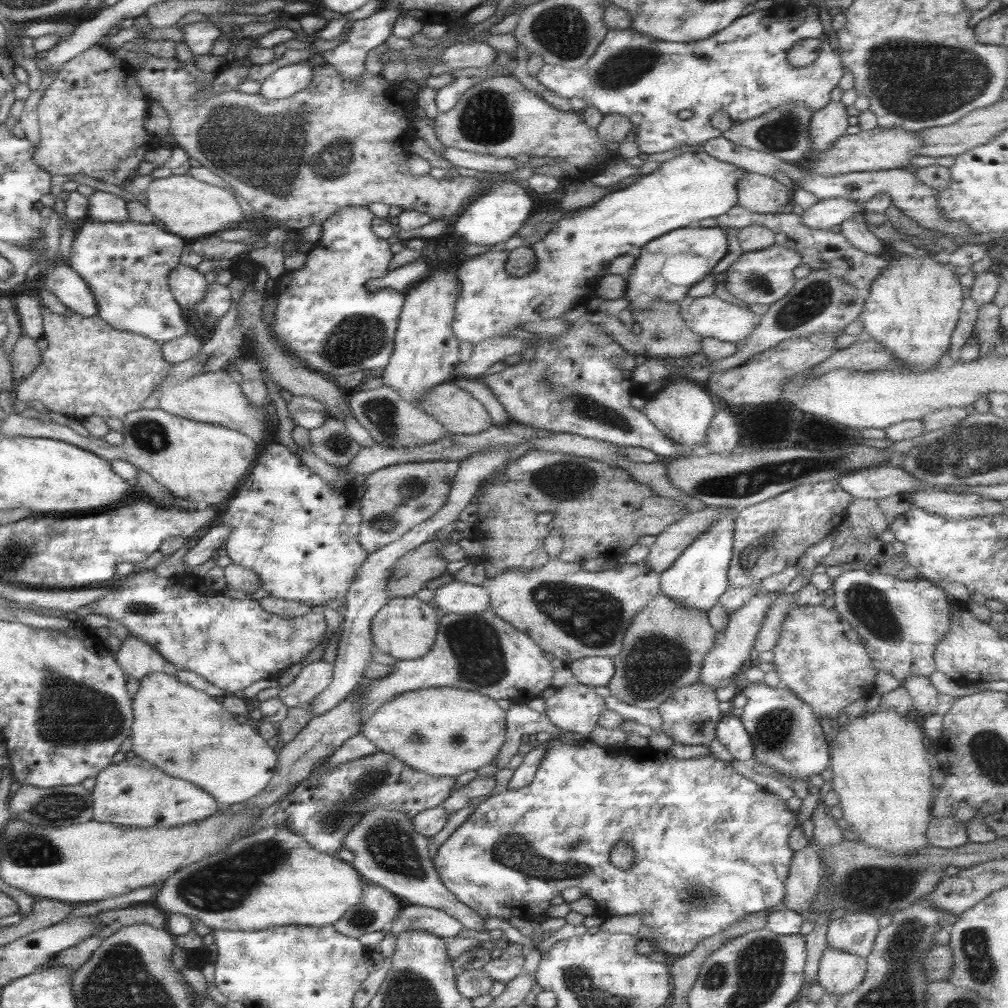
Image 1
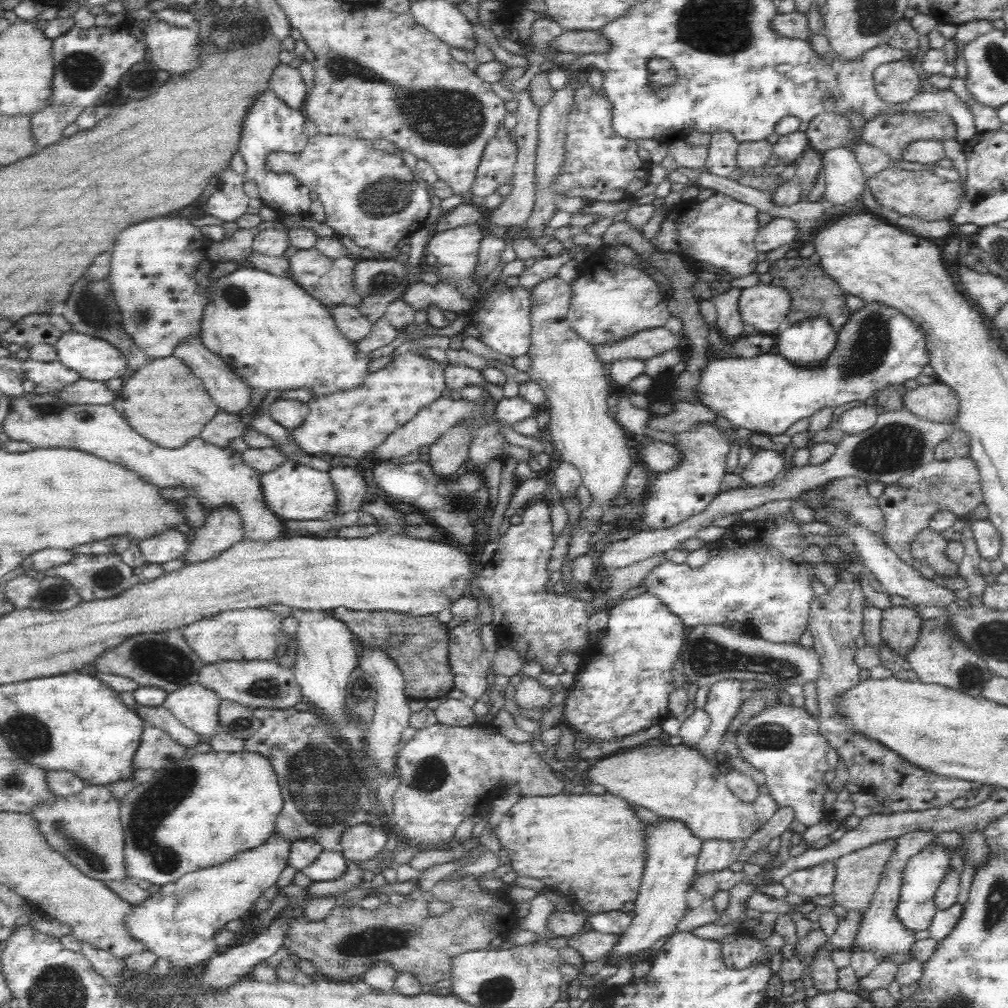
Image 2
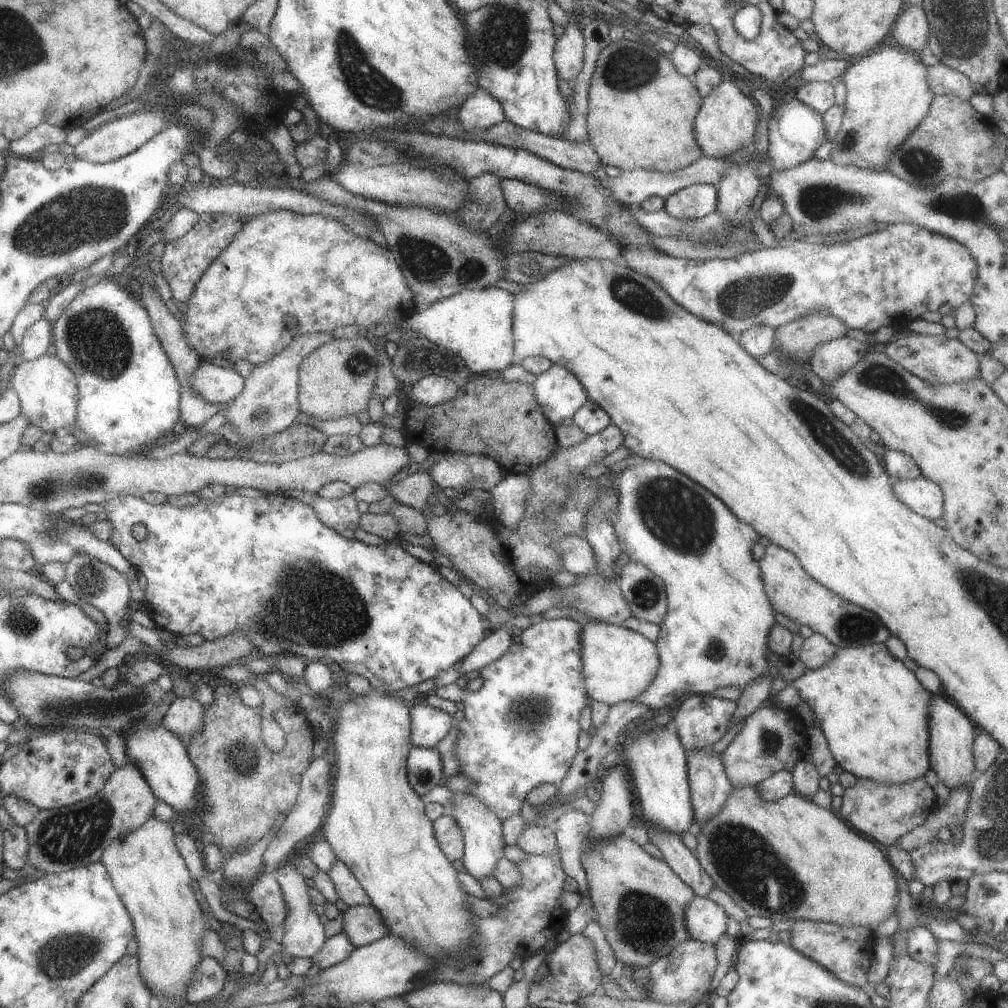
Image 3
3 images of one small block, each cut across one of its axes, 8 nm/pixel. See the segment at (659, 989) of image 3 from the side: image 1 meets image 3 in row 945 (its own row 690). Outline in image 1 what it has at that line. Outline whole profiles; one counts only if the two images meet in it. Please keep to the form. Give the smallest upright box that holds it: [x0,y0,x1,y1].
[656,680,723,746]

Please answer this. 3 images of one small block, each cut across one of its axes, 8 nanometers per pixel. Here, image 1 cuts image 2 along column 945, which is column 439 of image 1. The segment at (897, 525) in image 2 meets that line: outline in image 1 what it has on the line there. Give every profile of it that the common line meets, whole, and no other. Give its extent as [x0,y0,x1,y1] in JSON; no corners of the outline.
[356,461,458,553]

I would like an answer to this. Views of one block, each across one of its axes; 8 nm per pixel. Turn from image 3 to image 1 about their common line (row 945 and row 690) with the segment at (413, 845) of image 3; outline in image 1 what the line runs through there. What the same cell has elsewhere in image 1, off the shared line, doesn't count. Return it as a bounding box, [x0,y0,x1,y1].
[360,687,504,777]

